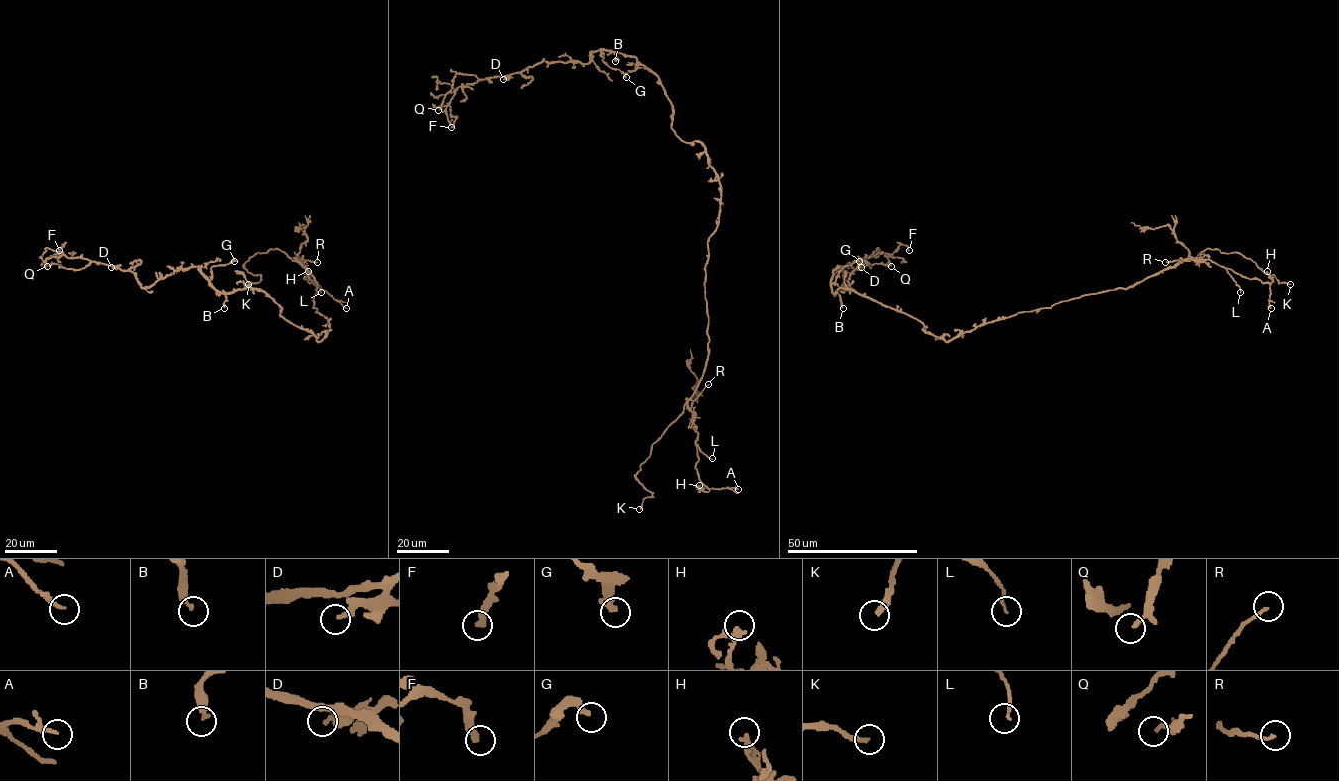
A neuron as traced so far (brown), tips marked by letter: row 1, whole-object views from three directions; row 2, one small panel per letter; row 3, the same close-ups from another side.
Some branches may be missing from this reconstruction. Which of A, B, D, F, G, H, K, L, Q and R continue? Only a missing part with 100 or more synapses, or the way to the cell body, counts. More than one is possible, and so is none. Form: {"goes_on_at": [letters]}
{"goes_on_at": ["K"]}

